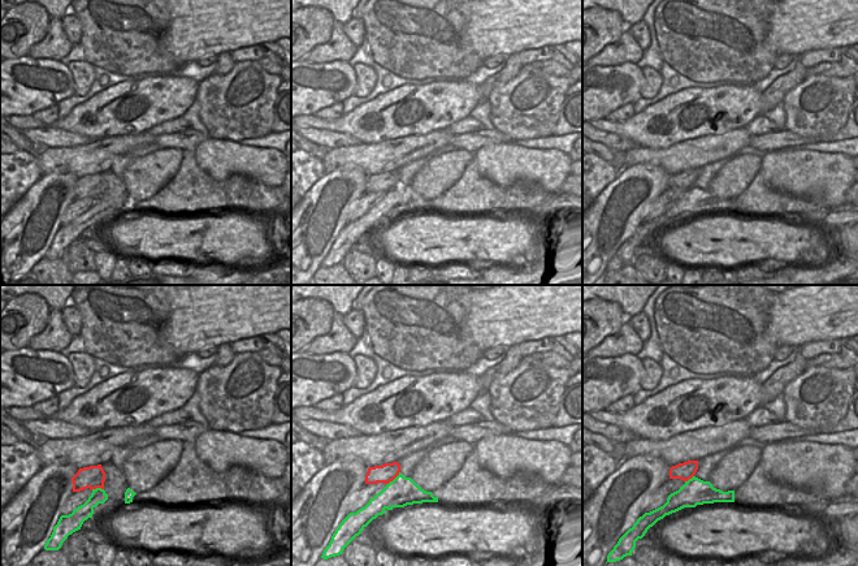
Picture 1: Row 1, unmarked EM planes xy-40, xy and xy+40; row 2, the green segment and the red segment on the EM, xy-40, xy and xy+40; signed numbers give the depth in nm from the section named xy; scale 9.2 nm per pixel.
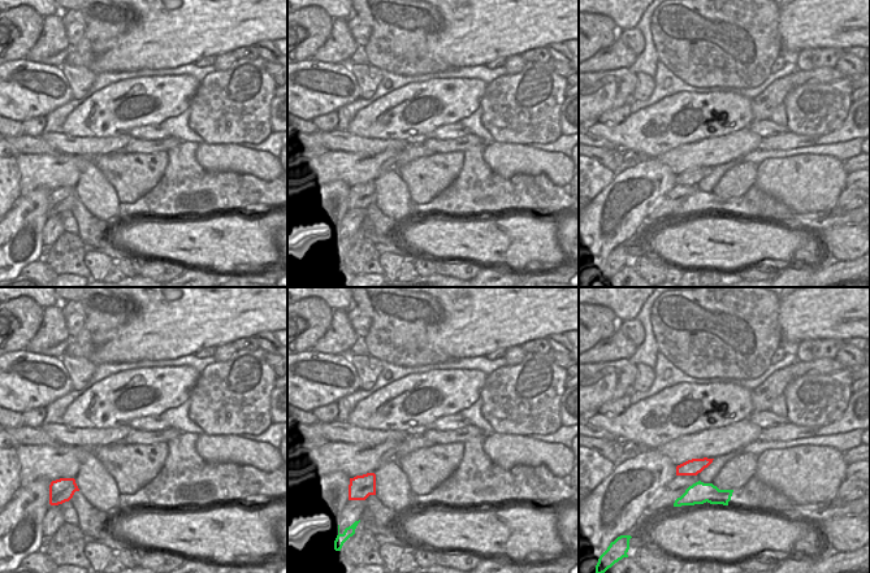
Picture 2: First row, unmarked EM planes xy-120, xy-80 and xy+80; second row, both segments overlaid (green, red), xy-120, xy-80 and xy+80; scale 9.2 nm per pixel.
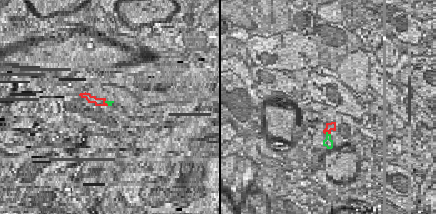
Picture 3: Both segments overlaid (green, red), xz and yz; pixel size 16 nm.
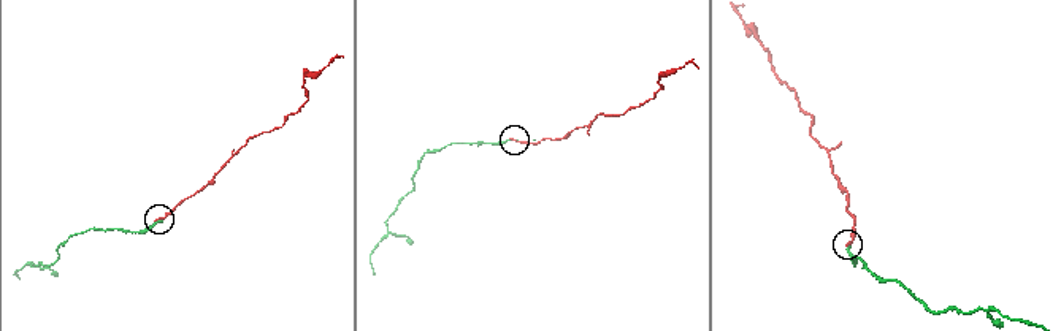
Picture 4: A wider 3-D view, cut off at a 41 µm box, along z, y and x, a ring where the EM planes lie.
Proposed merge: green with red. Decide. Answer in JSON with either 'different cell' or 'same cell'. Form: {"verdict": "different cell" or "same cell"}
{"verdict": "different cell"}

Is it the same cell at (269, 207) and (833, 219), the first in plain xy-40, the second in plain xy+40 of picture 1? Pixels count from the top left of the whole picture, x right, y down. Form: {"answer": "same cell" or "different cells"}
{"answer": "same cell"}

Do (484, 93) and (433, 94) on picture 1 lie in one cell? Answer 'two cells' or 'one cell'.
two cells

